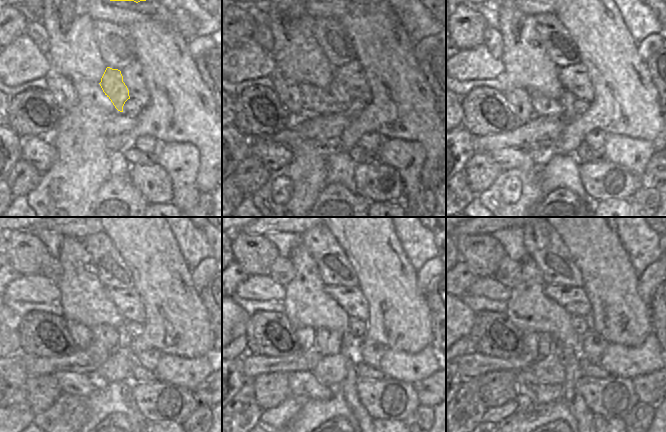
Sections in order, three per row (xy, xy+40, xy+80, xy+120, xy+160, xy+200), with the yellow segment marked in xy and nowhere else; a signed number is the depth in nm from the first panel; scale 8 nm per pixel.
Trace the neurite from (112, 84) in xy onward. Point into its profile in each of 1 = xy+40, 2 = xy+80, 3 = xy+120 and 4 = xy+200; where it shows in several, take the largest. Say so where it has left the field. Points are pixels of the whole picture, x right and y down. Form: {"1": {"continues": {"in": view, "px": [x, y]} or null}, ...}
{"1": {"continues": {"in": "xy+40", "px": [336, 90]}}, "2": {"continues": {"in": "xy+80", "px": [567, 99]}}, "3": {"continues": {"in": "xy+120", "px": [124, 340]}}, "4": {"continues": {"in": "xy+200", "px": [571, 356]}}}

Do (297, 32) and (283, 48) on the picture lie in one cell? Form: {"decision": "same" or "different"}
{"decision": "same"}

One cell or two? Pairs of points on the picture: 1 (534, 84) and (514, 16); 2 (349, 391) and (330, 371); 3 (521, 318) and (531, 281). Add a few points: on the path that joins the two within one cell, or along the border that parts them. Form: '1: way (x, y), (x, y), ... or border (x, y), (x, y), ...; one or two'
1: way (529, 67), (524, 53), (514, 43), (514, 33); one
2: border (346, 359), (345, 377), (338, 386); two
3: way (528, 309), (528, 294), (530, 290); one

